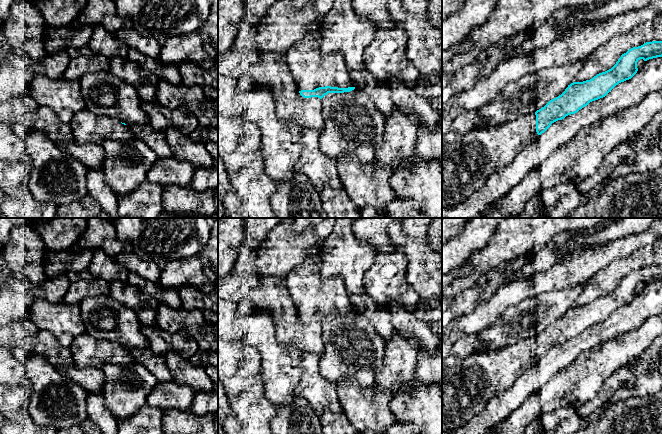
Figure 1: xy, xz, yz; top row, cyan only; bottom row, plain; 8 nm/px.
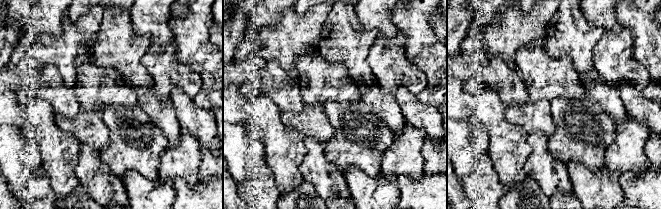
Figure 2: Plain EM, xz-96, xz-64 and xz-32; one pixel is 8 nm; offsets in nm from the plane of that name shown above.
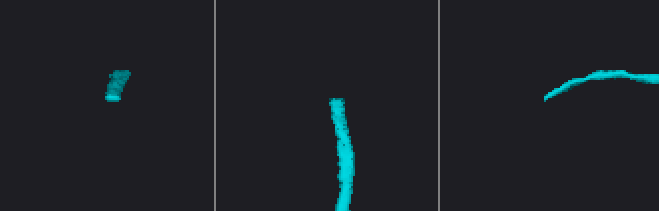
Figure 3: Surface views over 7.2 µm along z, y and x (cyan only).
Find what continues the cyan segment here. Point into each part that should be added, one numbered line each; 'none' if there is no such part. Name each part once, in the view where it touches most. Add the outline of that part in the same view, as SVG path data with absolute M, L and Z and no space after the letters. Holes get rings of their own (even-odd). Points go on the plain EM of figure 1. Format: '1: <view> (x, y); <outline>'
1: xz (311, 292); M325 240L314 246L309 251L309 257L286 276L285 283L299 315L325 310L355 311L344 280L339 277L324 278L321 275Z

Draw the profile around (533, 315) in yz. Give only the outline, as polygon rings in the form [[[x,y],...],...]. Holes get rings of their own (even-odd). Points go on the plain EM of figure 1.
[[[584,284],[524,299],[507,308],[490,327],[480,332],[482,352],[501,351],[519,340],[535,337],[574,306]]]

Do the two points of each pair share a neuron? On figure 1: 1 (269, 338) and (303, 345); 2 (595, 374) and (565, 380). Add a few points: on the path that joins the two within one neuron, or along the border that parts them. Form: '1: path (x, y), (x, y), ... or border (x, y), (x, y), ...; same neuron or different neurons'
1: border (275, 325), (277, 340), (291, 345), (298, 353); different neurons
2: path (588, 374), (581, 380), (572, 380); same neuron

